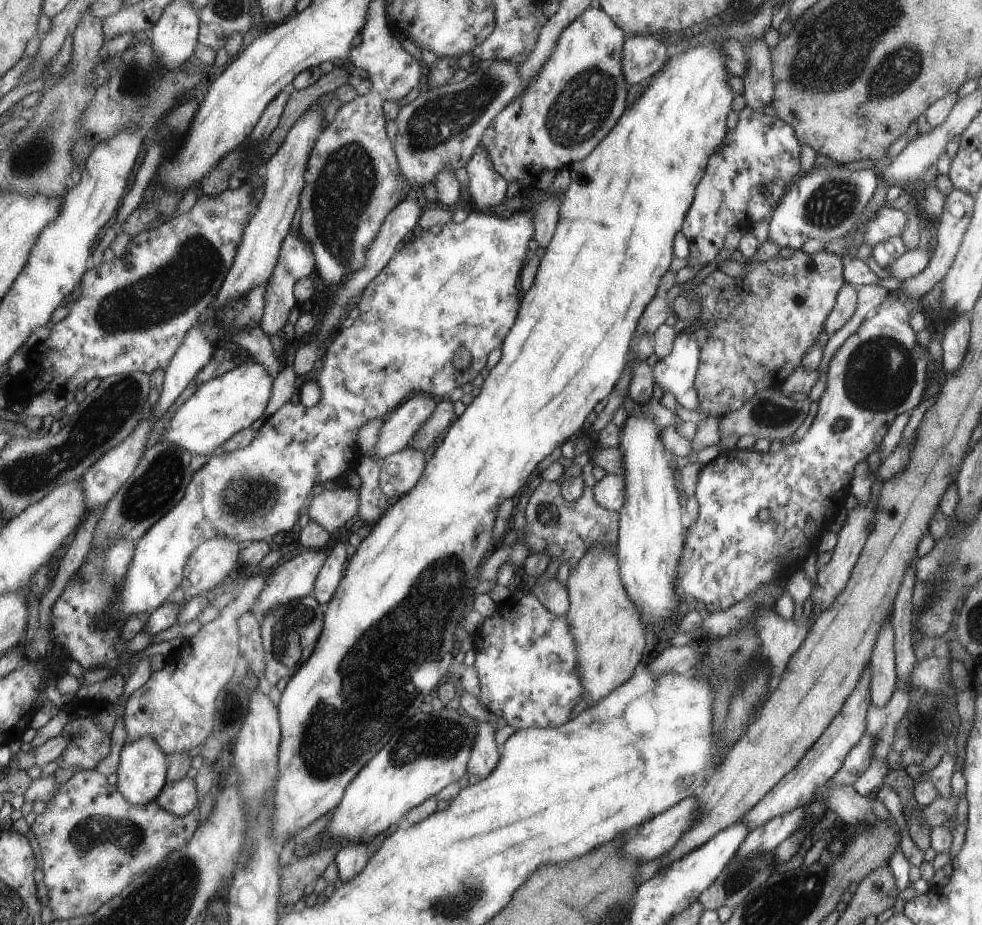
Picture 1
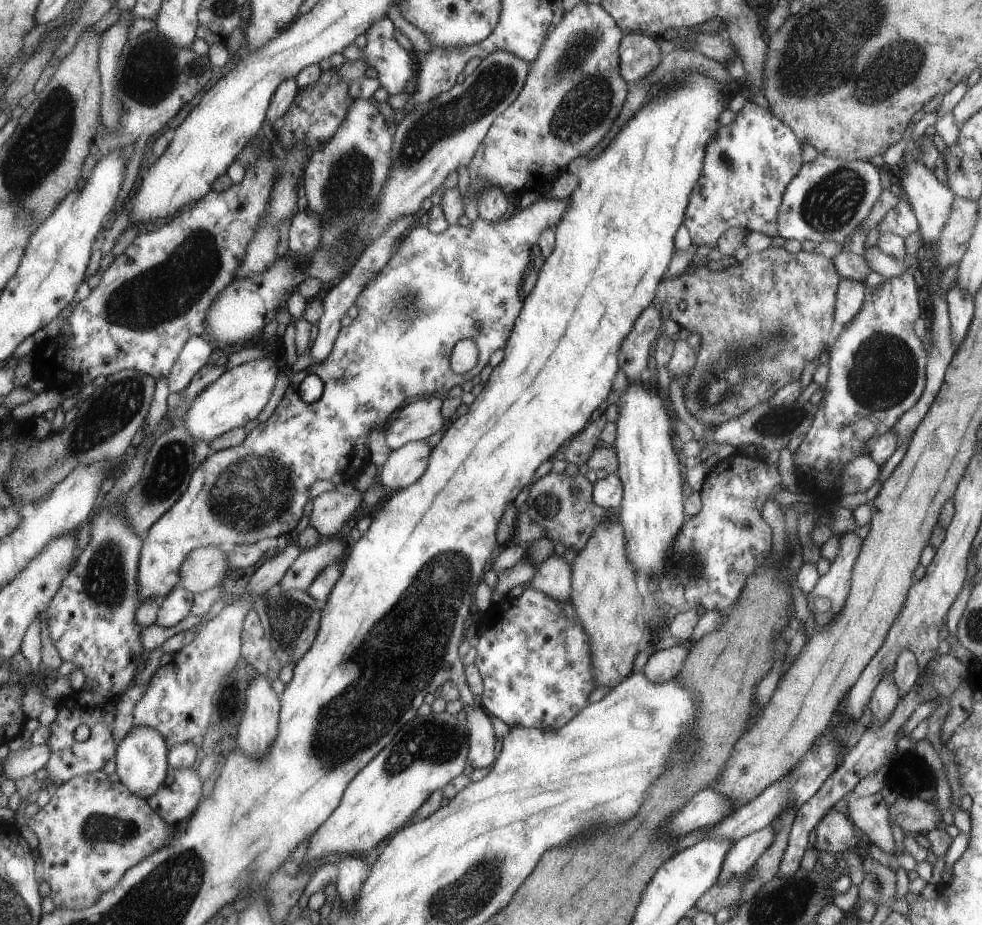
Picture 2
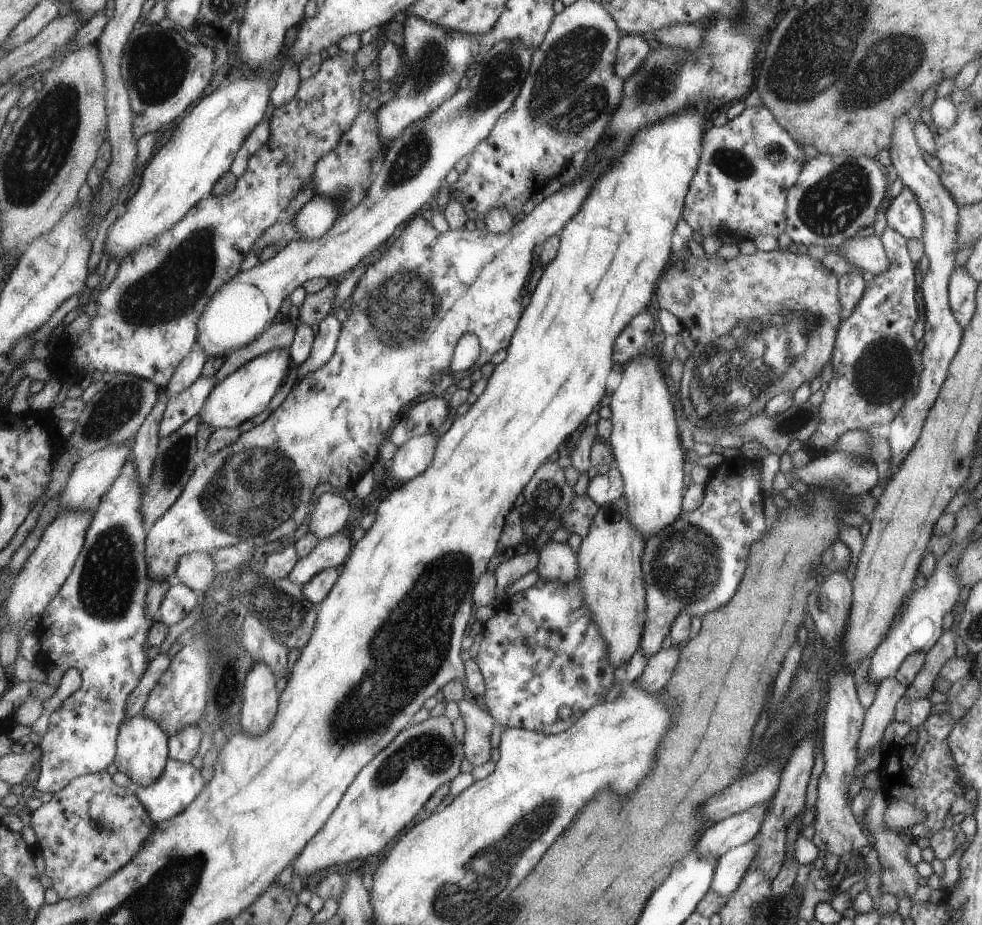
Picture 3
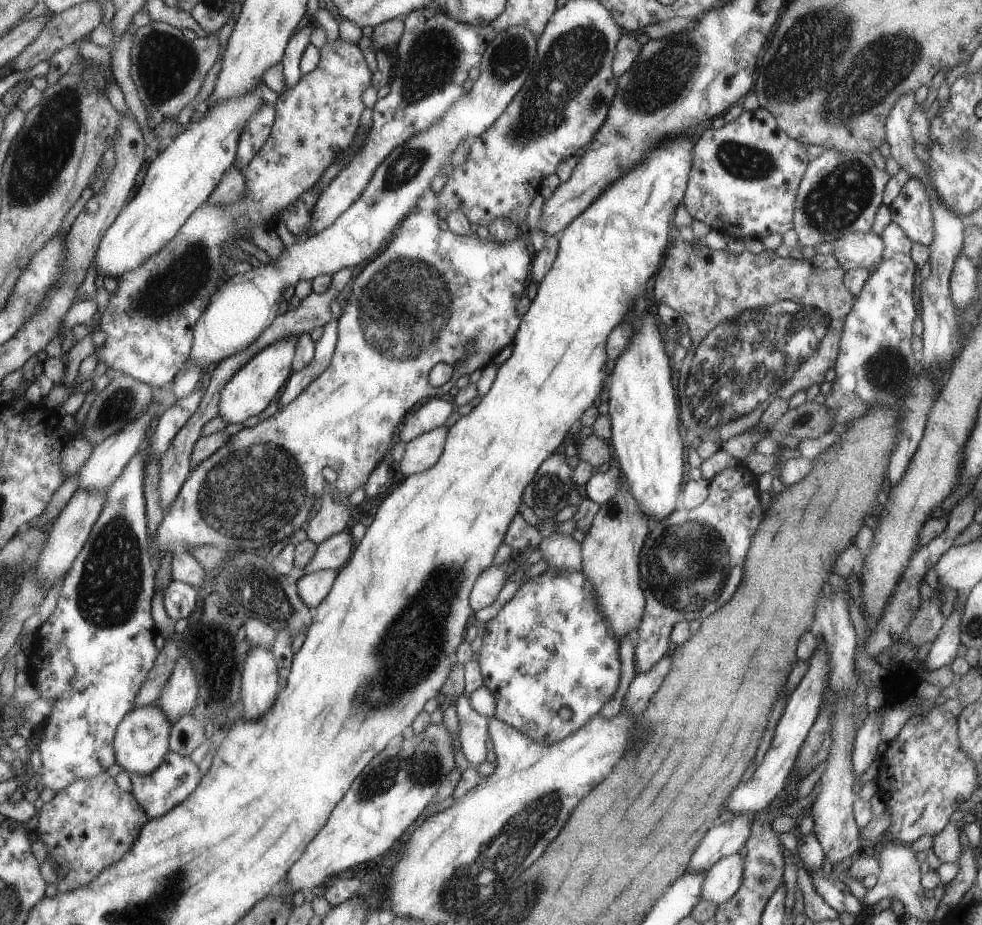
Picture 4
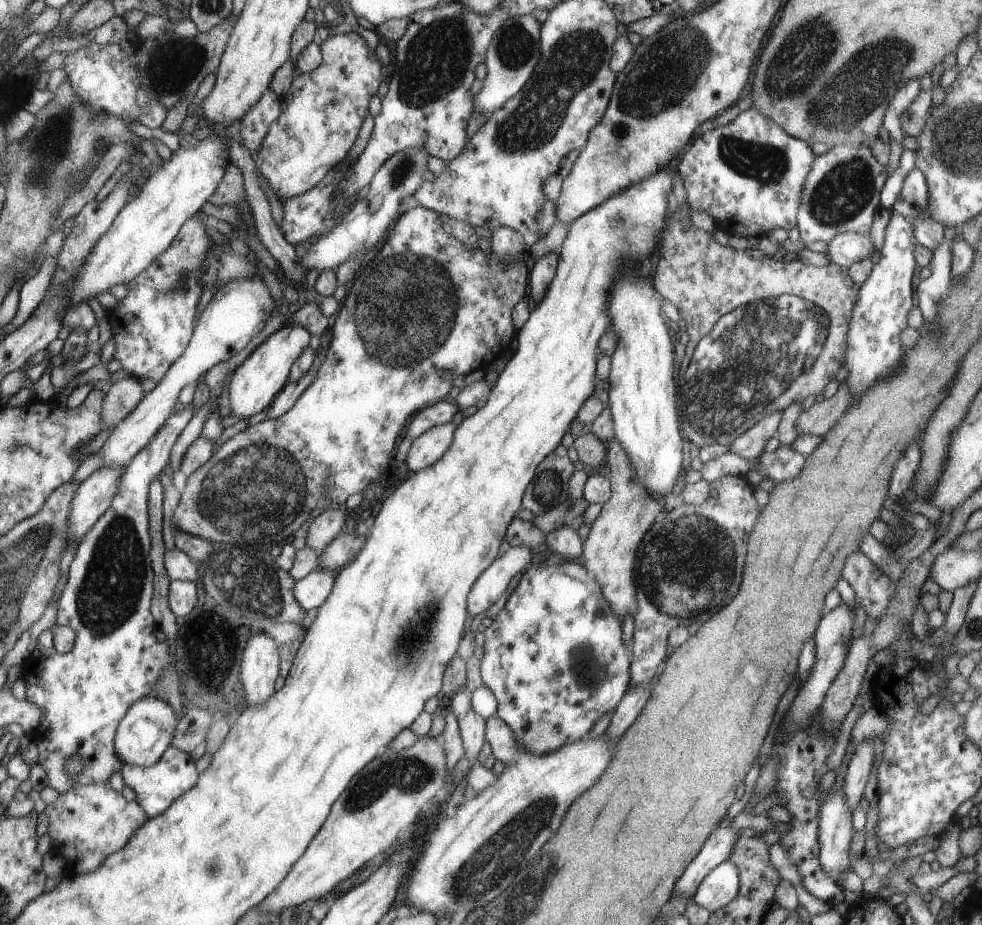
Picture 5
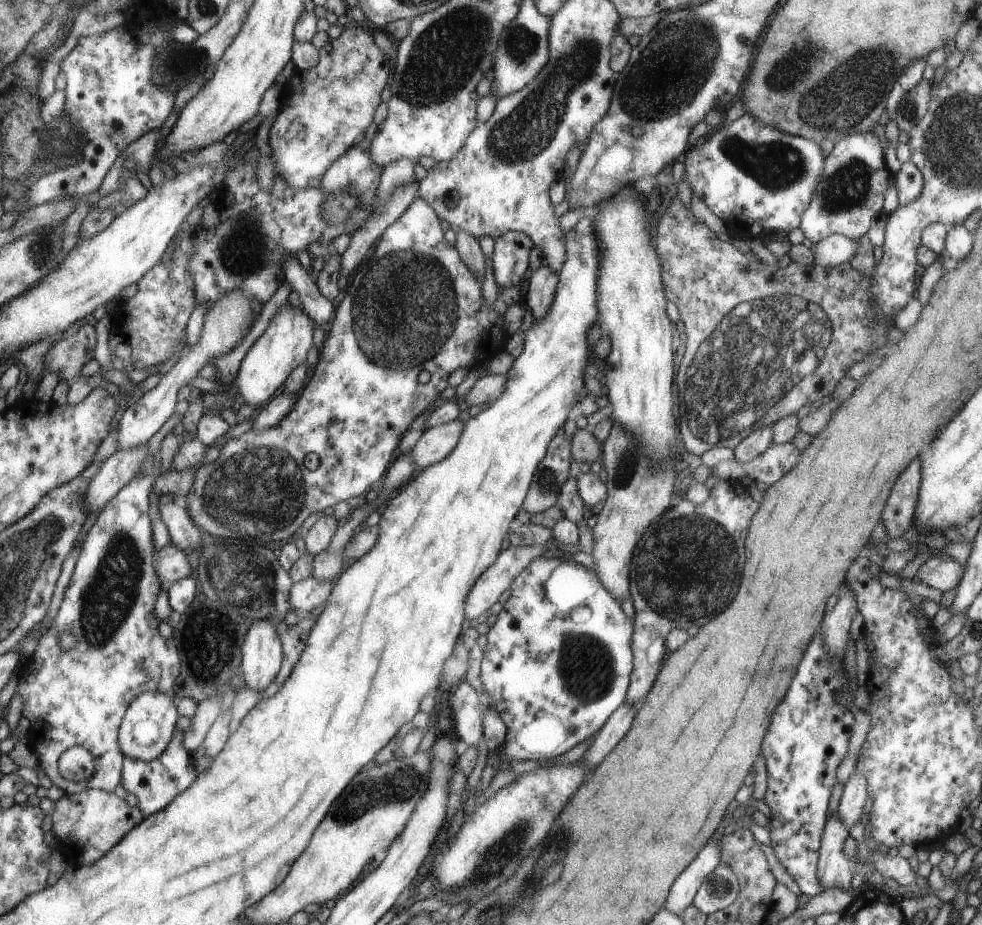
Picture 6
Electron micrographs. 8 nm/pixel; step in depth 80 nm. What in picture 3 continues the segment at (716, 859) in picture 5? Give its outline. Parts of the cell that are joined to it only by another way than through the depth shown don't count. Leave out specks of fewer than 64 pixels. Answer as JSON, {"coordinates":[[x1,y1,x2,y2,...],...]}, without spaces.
{"coordinates":[[768,802,760,803,709,826,695,844,698,854,703,857,714,855,718,859,729,849,751,841,761,826,767,805]]}

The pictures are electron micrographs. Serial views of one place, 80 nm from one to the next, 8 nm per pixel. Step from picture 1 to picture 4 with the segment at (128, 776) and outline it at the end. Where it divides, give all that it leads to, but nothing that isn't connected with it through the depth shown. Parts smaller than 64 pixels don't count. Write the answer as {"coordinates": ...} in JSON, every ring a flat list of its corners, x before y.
{"coordinates":[[150,702,148,705,135,707,118,726,114,740,118,764,131,773,149,774,156,771,170,751,172,722,159,705]]}

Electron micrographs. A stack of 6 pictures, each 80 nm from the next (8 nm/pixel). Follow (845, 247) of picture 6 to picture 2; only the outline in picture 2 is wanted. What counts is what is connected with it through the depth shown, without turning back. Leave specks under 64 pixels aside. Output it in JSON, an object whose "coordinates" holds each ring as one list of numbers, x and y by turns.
{"coordinates":[[877,245,864,248,861,257,863,257,870,270,881,274,885,279,899,276,905,269,918,270,920,266,915,255,912,257,906,254,904,259,900,261,880,253]]}

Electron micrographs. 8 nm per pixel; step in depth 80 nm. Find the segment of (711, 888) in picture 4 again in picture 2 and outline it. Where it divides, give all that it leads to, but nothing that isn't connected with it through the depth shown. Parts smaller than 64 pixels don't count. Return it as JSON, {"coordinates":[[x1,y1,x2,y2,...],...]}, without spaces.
{"coordinates":[[769,824,731,844,731,848,727,849,726,856,723,857,722,868,719,869,716,883,723,885,747,872,750,866,767,850,775,833,777,833,776,829]]}

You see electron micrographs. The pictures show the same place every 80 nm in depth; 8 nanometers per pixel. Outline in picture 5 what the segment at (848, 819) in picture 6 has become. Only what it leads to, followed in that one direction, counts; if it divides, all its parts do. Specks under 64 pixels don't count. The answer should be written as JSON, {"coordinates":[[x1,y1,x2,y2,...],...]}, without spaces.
{"coordinates":[[863,738,855,753,850,757,847,768,845,768,844,783,842,784,842,795,851,813,859,805,859,800,863,797,863,788,865,788,867,776,869,776,872,760,871,738]]}

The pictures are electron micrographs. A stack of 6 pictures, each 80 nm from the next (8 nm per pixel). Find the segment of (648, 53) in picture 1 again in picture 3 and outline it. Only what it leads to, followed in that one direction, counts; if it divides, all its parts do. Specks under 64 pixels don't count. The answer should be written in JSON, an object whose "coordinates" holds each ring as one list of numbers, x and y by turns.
{"coordinates":[[624,34,622,40,618,42,614,73,619,78,625,80,643,62,650,49,644,39,646,36]]}

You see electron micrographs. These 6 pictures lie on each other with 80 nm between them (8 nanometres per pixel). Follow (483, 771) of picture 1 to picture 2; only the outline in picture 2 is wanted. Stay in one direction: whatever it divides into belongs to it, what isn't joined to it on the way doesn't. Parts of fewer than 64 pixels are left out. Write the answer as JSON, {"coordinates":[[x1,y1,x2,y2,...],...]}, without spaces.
{"coordinates":[[477,703,463,706,466,717,464,724,468,728,469,749,467,760,471,768,485,768,495,760,495,736,491,727,490,716]]}

